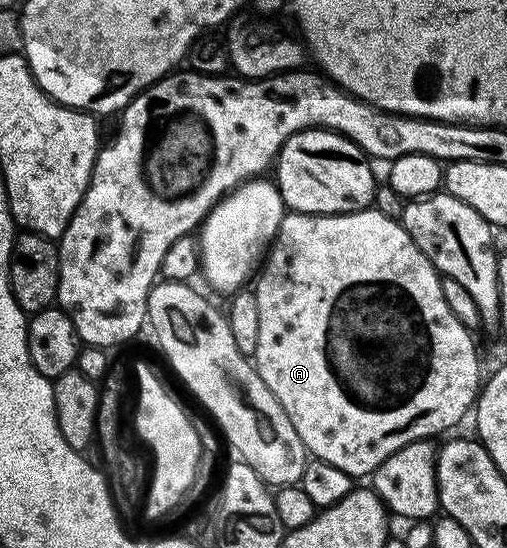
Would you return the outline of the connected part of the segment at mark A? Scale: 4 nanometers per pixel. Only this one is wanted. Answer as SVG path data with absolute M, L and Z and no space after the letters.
M378 209L354 211L353 213L345 213L344 215L296 215L294 213L287 213L284 214L279 231L276 233L269 250L266 252L265 261L266 259L267 264L264 265L263 272L260 273L255 287L253 286L253 294L255 296L255 337L253 340L255 355L253 354L253 362L255 364L255 371L261 377L261 381L265 381L265 385L269 385L269 393L273 393L273 397L277 397L277 401L281 405L281 409L285 409L289 421L293 421L293 429L297 429L303 446L307 448L314 458L321 461L329 461L329 465L337 465L337 469L341 469L353 477L359 477L359 475L370 476L375 468L382 465L397 449L401 449L404 443L436 437L435 435L441 434L442 431L447 431L450 427L457 426L462 421L463 414L467 410L468 414L476 406L477 396L481 390L481 378L479 379L479 355L475 352L475 339L467 332L466 325L455 316L455 311L451 308L451 303L447 300L446 293L443 292L444 280L441 278L439 272L435 270L435 267L429 261L429 257L425 257L425 253L413 241L413 237L409 237L409 233L403 228L402 222L398 218L381 213Z

